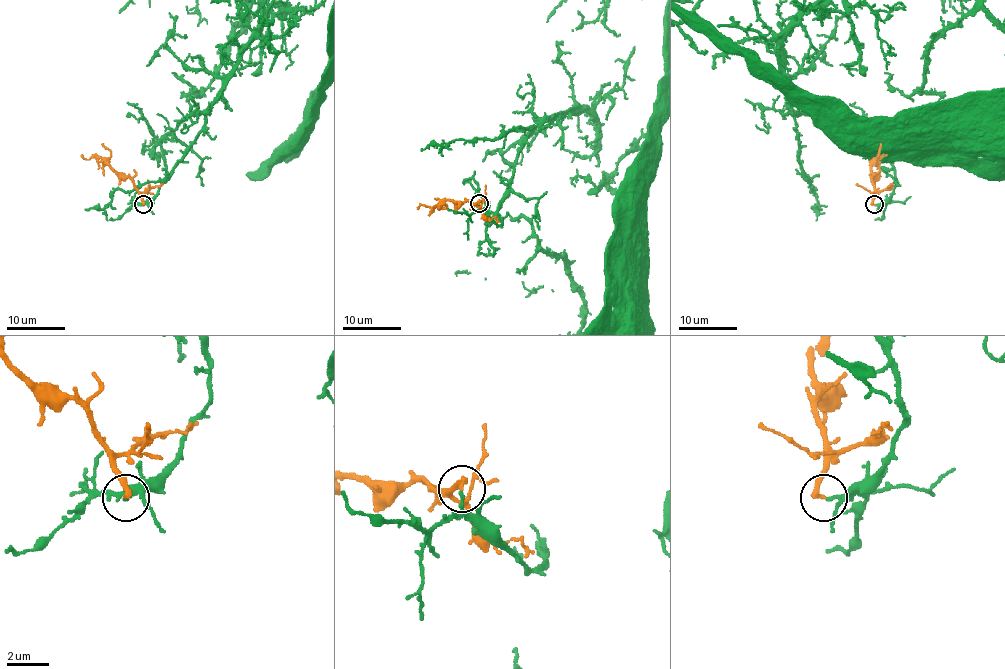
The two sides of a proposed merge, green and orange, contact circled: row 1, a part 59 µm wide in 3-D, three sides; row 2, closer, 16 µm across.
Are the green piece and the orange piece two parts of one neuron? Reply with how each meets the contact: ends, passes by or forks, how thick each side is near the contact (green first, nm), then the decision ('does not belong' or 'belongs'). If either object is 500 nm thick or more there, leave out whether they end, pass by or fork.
green ends | orange ends | 160/280 nm | does not belong

